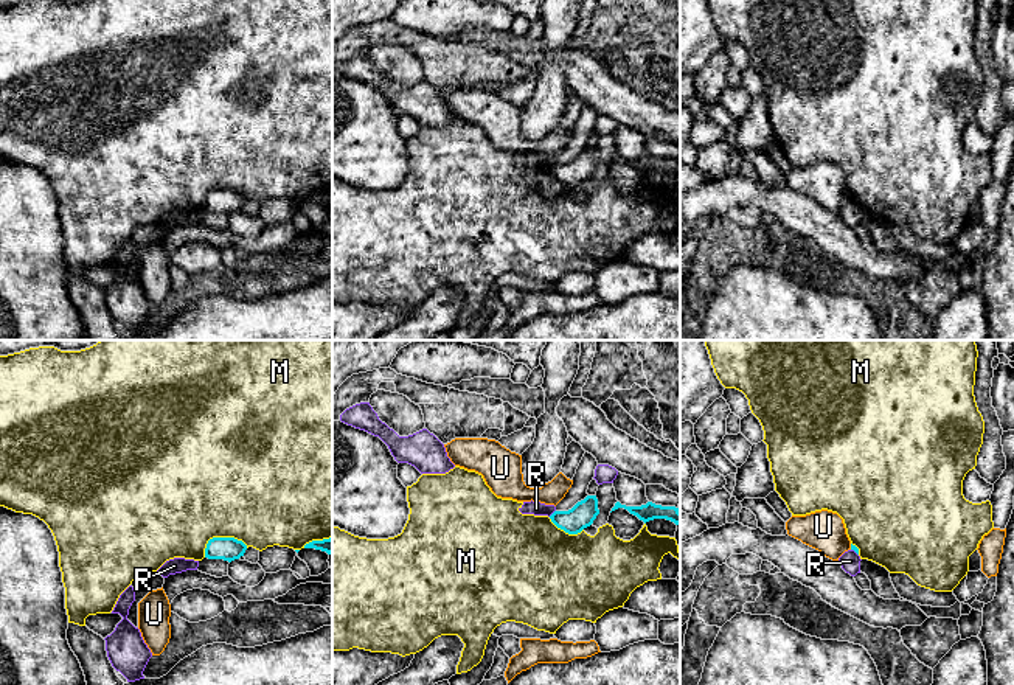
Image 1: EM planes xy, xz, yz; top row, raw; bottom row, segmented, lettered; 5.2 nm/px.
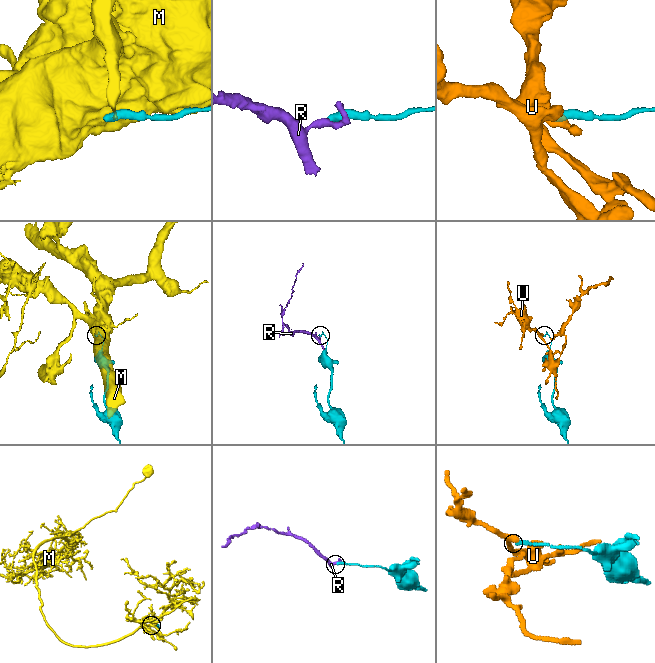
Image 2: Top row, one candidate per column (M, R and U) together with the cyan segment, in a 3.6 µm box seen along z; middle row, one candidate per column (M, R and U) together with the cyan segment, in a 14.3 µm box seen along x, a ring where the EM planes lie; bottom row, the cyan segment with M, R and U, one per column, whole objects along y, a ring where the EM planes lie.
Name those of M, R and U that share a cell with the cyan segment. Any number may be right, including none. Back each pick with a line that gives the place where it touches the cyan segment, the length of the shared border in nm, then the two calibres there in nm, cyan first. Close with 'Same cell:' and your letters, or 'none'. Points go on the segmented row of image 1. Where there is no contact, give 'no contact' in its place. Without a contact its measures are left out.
Same cell: none

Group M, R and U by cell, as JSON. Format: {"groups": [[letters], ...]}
{"groups": [["M"], ["R"], ["U"]]}

